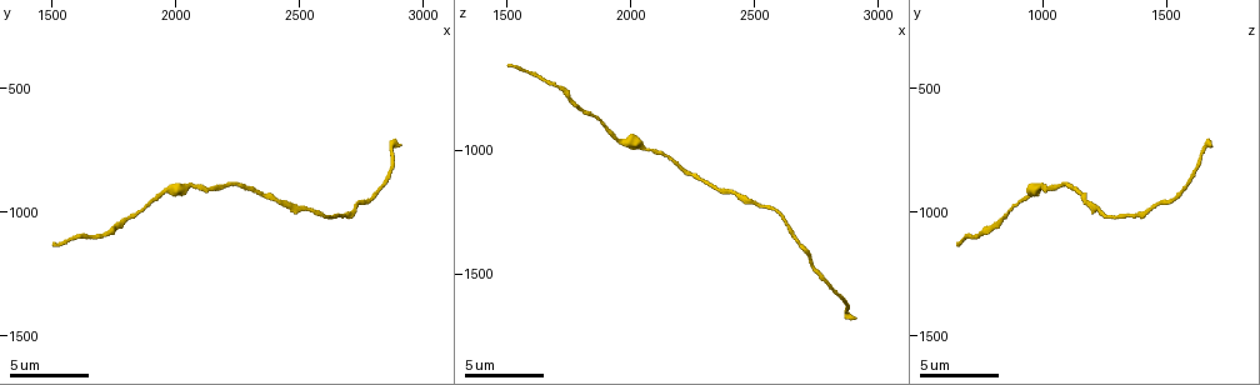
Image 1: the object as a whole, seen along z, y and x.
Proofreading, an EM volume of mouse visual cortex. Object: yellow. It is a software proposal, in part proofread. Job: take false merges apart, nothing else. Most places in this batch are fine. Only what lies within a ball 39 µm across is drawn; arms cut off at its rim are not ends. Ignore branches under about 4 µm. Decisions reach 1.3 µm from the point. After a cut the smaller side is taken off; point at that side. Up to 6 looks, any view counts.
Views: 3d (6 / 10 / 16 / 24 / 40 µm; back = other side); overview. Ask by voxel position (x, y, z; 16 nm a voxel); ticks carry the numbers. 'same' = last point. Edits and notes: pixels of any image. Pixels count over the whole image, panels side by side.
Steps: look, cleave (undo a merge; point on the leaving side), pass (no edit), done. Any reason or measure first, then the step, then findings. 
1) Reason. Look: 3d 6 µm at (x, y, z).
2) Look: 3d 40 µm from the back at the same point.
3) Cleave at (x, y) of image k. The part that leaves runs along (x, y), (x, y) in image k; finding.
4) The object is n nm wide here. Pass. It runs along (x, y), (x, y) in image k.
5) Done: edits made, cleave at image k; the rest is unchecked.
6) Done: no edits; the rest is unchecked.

Calibre changes. Look: 3d 10 µm at (1930, 940, 940).

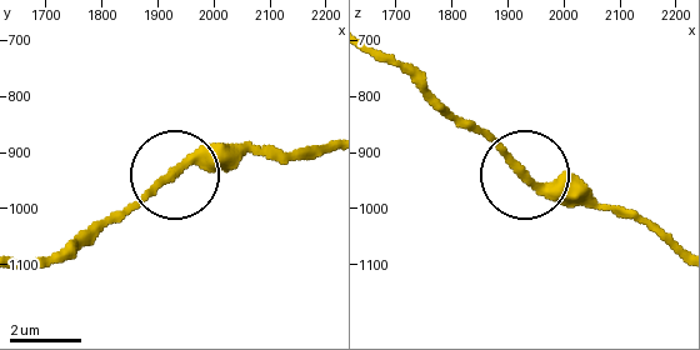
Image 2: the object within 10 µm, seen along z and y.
Pass. It runs along (678, 259), (633, 216), (553, 199), (475, 128) in image 2; continuous, no second neuron.

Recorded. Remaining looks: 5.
Look: 3d 10 µm at (2310, 900, 1120).

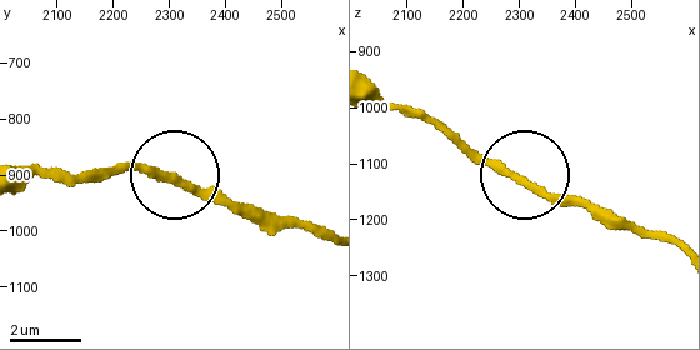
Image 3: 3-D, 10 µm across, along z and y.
Pass. It runs along (171, 179), (100, 170) in image 3; one neuron here.

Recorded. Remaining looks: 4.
Calibre changes. Look: 3d 16 µm at (2540, 990, 1230).

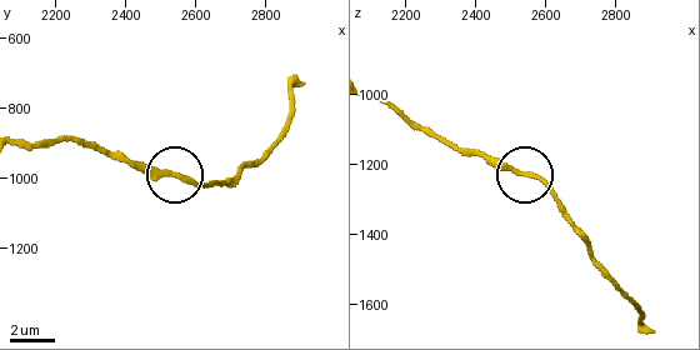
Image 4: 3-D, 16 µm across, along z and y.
Look: 3d 6 µm at (2540, 1000, 1230).

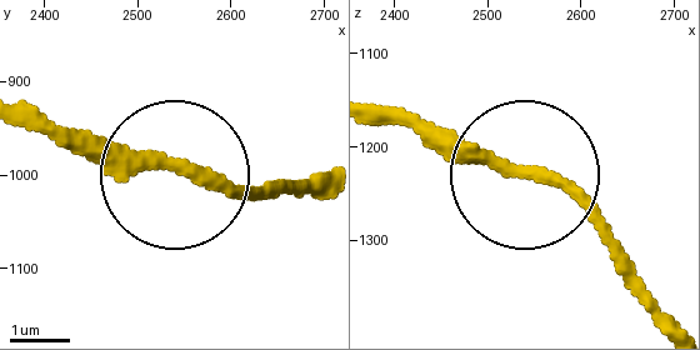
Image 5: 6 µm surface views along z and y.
Cleave at (275, 181) of image 5. A second neuron is stuck on.

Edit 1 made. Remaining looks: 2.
Done: edits made, cleave at image 5; the rest is unchecked.

